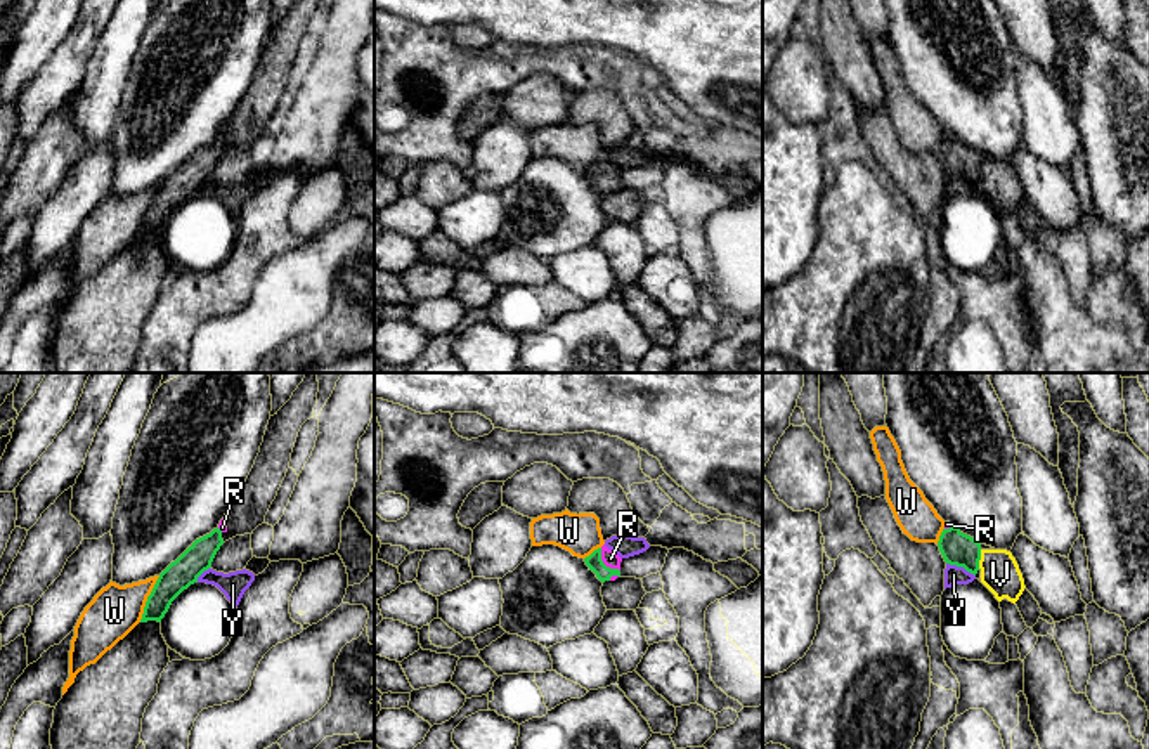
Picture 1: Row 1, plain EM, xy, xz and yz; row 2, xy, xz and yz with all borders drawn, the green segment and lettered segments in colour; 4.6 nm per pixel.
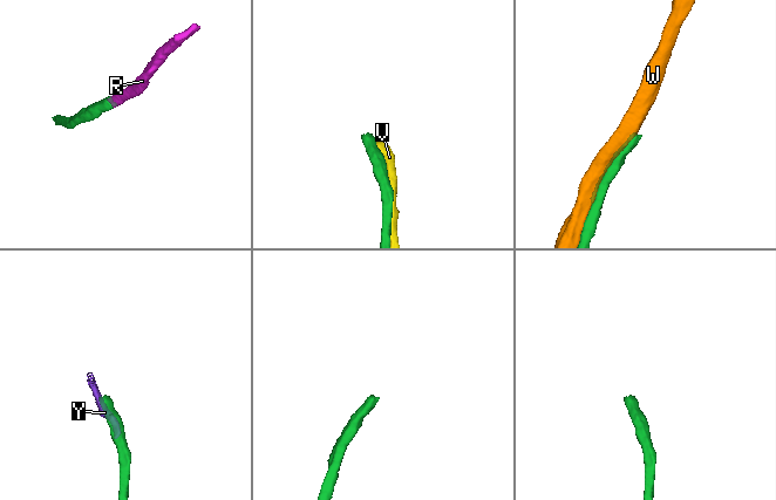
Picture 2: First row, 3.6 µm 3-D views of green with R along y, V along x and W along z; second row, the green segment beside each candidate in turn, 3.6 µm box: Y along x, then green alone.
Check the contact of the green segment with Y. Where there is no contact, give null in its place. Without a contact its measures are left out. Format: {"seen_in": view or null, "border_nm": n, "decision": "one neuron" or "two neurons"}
{"seen_in": "yz", "border_nm": 150, "decision": "two neurons"}

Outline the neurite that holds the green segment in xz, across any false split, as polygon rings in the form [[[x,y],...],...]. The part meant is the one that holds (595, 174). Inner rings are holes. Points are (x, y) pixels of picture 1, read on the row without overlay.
[[[605,156],[586,168],[584,173],[601,194],[615,192],[617,189],[620,189],[622,170]]]

